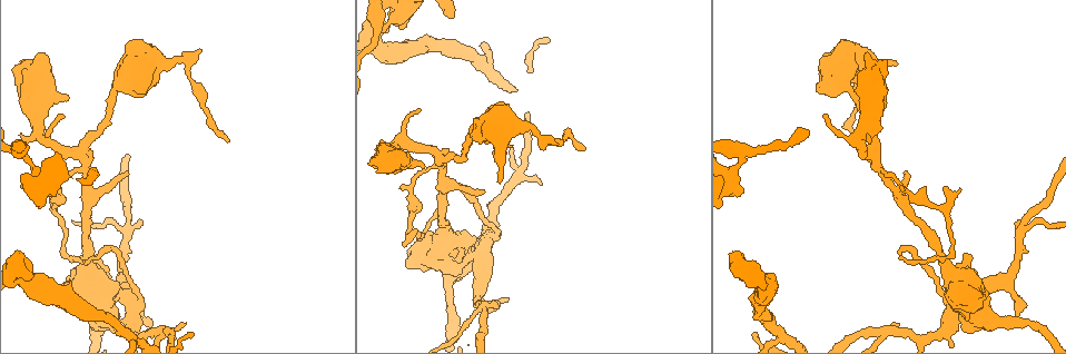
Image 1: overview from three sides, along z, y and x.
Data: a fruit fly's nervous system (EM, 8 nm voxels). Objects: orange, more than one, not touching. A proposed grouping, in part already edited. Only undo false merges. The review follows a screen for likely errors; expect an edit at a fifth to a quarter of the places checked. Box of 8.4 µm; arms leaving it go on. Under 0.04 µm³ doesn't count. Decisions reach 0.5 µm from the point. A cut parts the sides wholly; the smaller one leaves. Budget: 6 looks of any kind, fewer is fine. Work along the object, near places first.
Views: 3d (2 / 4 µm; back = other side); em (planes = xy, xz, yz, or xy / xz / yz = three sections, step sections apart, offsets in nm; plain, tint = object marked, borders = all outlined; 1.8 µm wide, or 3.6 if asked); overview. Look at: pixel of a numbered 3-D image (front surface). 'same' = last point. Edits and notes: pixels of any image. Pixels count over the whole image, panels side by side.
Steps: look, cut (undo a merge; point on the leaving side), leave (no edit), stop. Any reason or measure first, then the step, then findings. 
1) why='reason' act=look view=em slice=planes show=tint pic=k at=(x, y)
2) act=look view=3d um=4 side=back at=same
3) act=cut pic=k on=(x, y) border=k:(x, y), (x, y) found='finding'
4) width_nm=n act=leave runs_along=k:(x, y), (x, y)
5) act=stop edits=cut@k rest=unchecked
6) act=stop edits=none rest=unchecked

why='four arms meet' act=look view=3d um=2 pic=1 at=(85, 158)

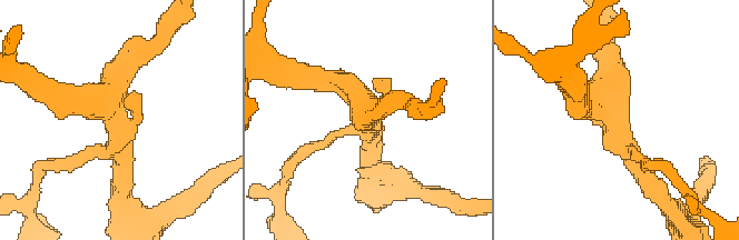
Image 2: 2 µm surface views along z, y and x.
arms=4 act=look view=em slice=planes show=tint pic=2 at=(118, 116)

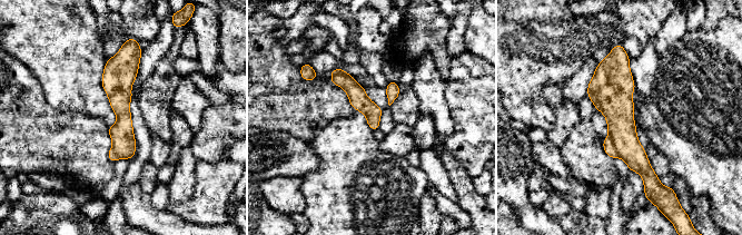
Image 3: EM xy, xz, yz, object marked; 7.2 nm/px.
width_nm=140 act=cut pic=3 on=(609, 146) border=3:(609, 136), (619, 156) found='a second neuron is stuck on'

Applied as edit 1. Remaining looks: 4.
why='sudden change in width' act=look view=em slice=xz step=16 show=tint pic=1 at=(381, 26)

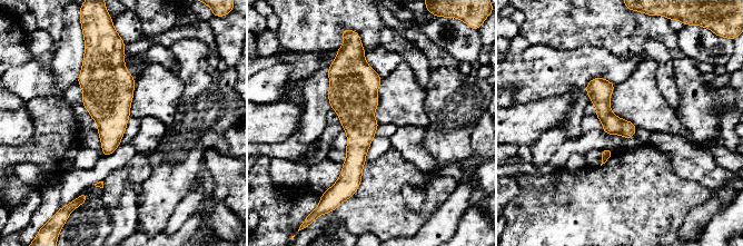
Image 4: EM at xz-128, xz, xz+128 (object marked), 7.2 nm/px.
why='another direction' act=look view=em slice=planes show=borders at=same

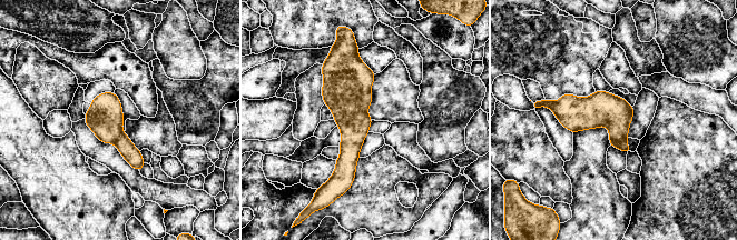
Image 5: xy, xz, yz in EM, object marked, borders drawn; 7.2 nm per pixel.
act=cut pic=5 on=(603, 109) border=5:(626, 136), (610, 140) found='a second neuron is stuck on'

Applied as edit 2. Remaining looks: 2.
why='calibre changes' act=look view=em slice=planes show=tint pic=1 at=(541, 137)

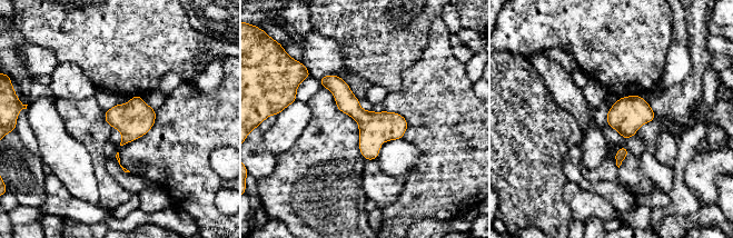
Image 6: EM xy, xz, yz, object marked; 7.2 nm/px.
act=leave runs_along=6:(323, 80), (374, 127), (400, 134) found='one neuron here'

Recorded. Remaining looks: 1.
act=stop edits=cut@3,cut@5 rest=unchecked

